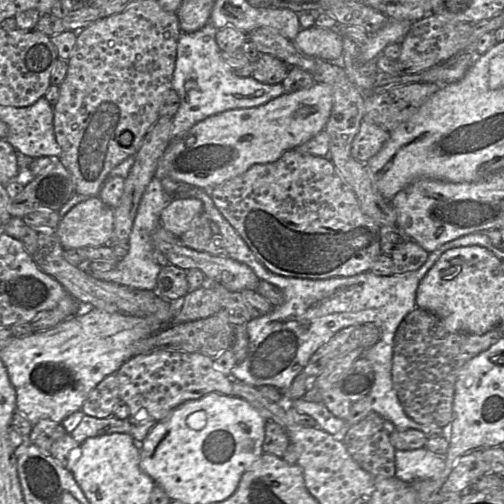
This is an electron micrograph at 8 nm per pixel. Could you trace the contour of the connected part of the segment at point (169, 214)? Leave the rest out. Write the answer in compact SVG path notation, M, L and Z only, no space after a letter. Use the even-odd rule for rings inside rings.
M175 197L161 212L159 226L180 238L202 212L201 200L191 197Z

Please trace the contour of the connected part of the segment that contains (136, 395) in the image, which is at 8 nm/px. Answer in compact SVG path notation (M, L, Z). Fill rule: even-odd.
M158 350L135 355L116 372L120 400L129 407L130 415L163 421L182 403L199 399L211 392L233 395L233 379L220 372L215 360L200 353Z

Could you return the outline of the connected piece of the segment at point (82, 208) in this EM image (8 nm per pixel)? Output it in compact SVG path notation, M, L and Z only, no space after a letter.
M95 196L62 217L56 235L64 248L93 248L109 244L113 230L114 209Z

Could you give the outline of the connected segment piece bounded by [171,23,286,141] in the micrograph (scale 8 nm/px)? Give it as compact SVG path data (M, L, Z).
M208 23L197 31L182 33L178 39L171 89L179 95L180 107L173 118L171 141L210 116L228 110L261 106L286 93L282 83L263 84L252 76L237 76L221 57L216 42L217 31Z

